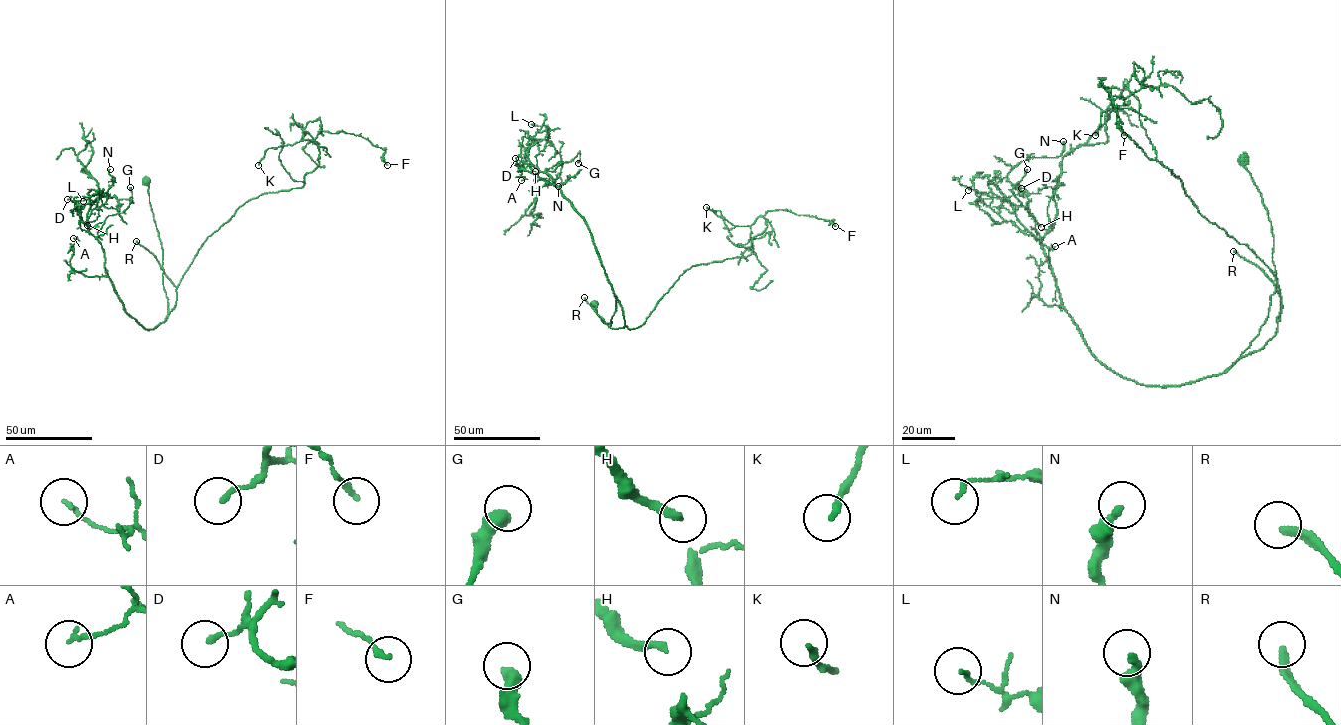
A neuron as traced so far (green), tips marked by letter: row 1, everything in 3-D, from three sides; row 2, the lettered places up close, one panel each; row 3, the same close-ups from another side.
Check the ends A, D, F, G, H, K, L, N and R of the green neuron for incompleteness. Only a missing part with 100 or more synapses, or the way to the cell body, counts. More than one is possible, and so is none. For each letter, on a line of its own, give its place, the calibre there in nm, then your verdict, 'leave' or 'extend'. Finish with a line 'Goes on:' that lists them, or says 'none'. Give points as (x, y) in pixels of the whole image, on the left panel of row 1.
A: place (73, 238); calibre 120 nm; leave
D: place (67, 199); calibre 160 nm; leave
F: place (387, 165); calibre 190 nm; leave
G: place (130, 187); calibre 440 nm; leave
H: place (87, 225); calibre 240 nm; leave
K: place (258, 165); calibre 200 nm; leave
L: place (83, 201); calibre 120 nm; leave
N: place (110, 169); calibre 340 nm; leave
R: place (136, 241); calibre 240 nm; extend
Goes on: R

